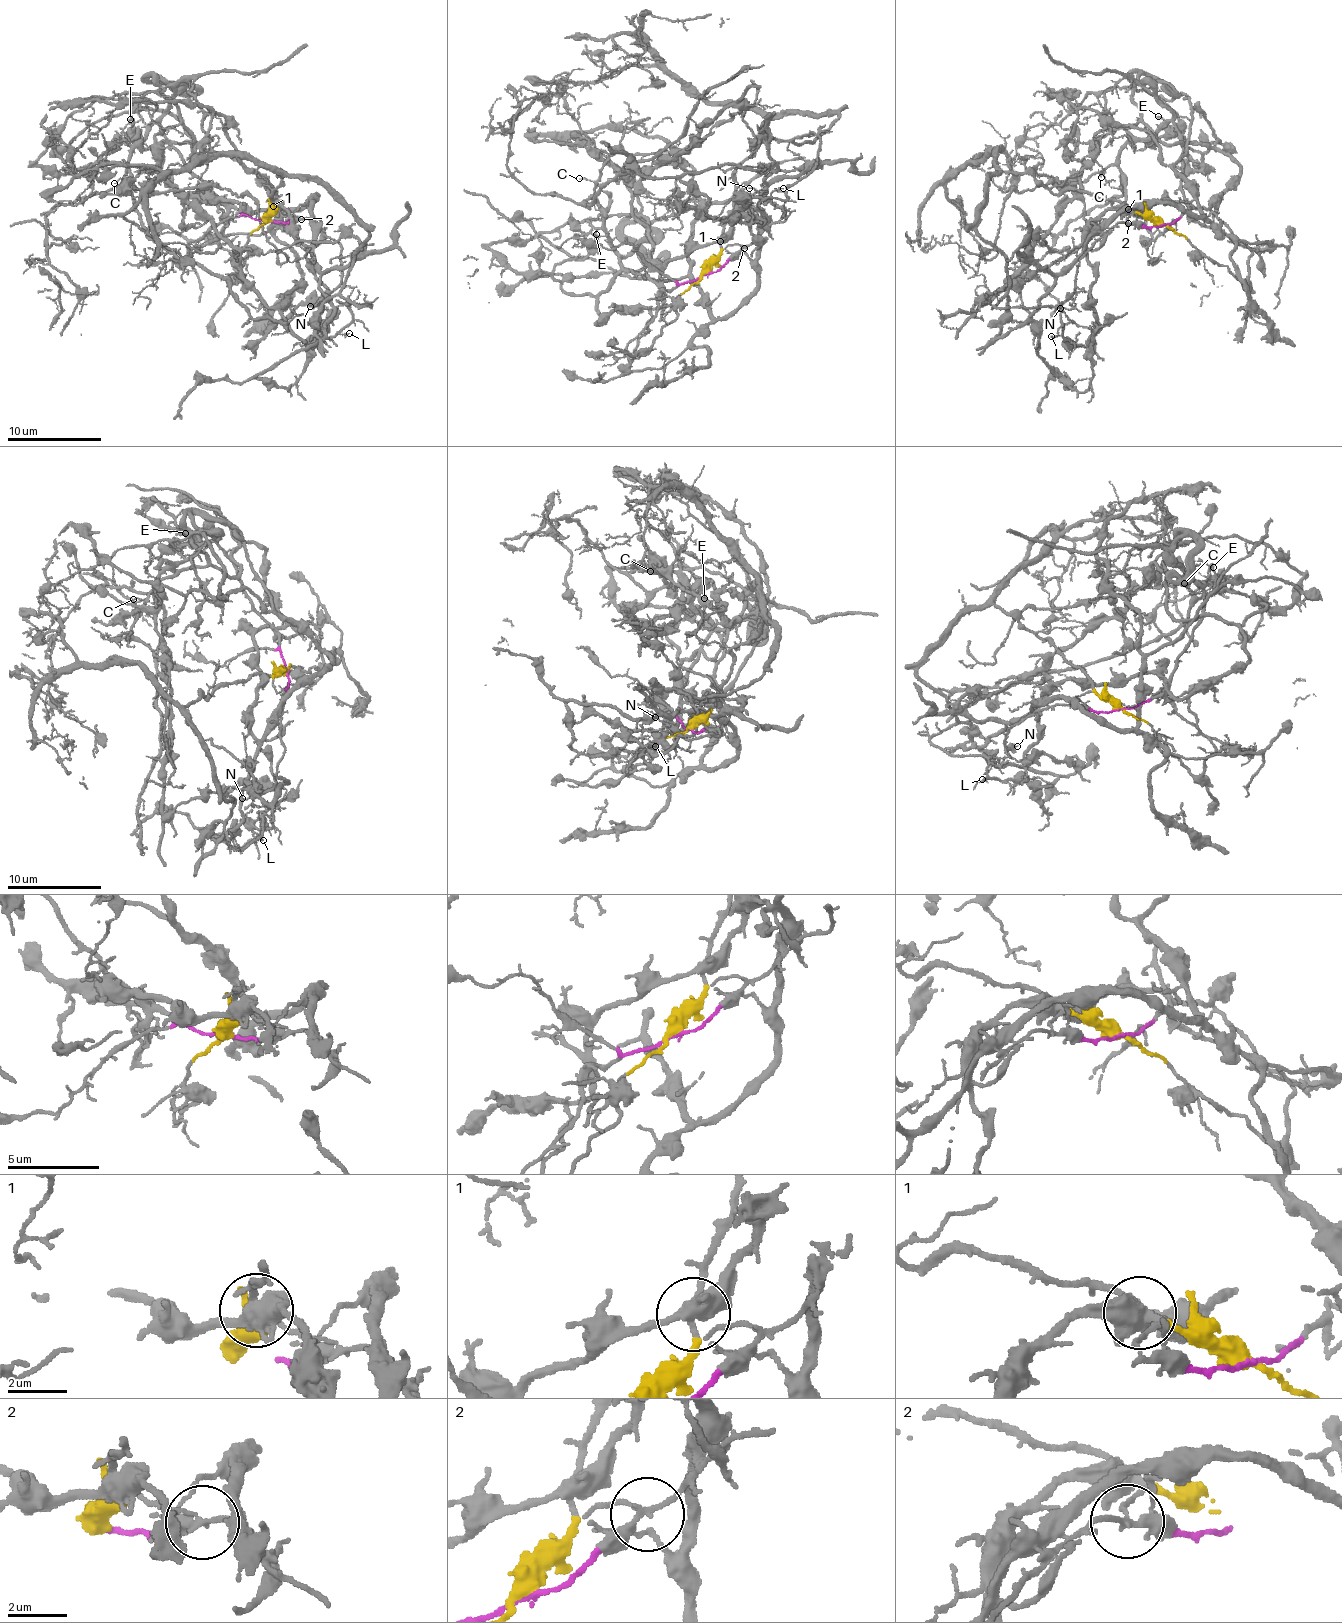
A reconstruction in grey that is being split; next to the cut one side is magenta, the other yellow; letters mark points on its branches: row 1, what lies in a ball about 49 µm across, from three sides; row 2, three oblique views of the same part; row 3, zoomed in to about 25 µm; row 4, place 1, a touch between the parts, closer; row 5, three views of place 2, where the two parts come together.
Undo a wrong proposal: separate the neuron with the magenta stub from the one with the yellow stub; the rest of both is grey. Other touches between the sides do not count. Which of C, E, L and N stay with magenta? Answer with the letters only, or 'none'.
C, E, N

